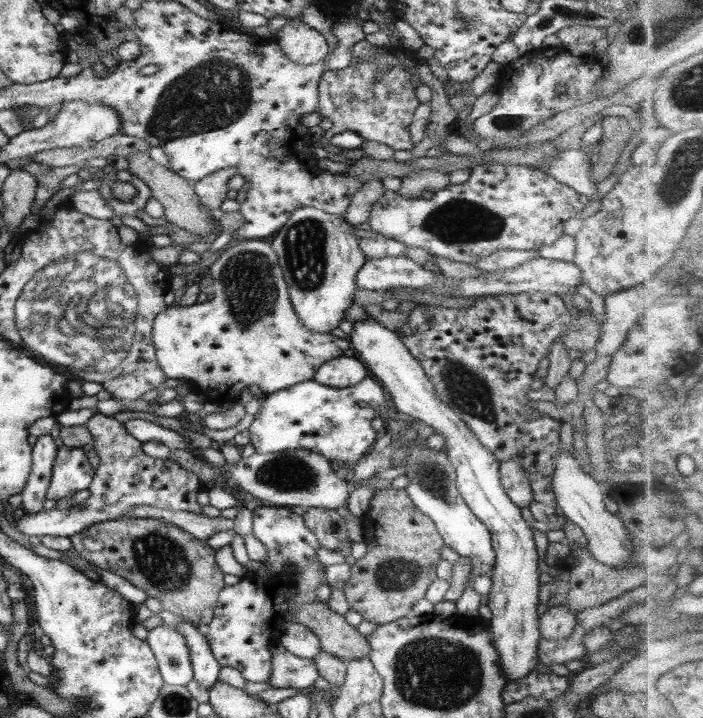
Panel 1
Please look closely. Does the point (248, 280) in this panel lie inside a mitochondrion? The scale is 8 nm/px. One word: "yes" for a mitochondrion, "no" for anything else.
yes

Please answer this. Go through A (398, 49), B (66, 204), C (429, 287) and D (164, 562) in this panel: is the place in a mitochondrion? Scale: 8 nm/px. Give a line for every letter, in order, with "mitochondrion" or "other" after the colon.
A: other
B: other
C: other
D: mitochondrion

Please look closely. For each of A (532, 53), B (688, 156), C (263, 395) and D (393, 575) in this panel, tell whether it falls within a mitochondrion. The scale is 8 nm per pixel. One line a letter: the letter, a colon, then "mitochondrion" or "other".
A: other
B: mitochondrion
C: other
D: mitochondrion

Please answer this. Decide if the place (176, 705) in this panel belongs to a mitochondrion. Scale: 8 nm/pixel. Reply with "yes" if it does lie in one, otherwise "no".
yes

